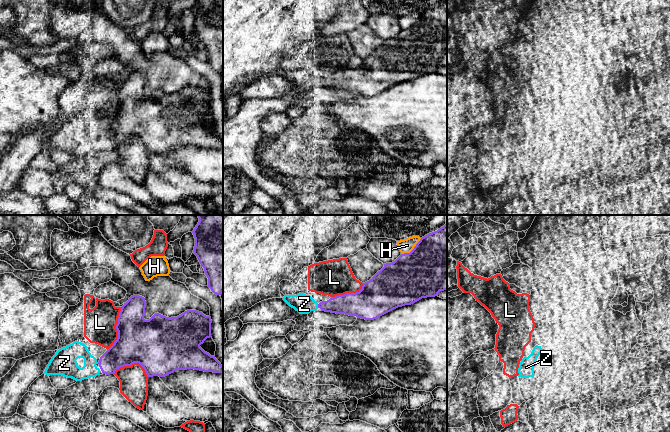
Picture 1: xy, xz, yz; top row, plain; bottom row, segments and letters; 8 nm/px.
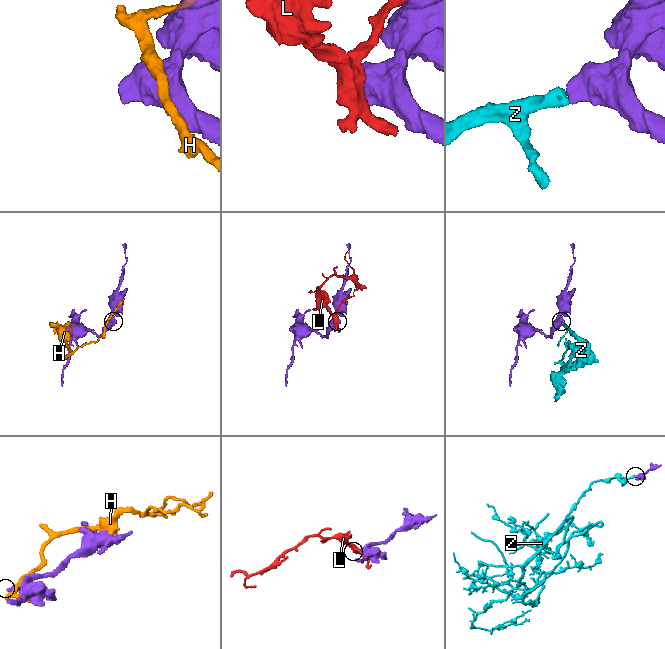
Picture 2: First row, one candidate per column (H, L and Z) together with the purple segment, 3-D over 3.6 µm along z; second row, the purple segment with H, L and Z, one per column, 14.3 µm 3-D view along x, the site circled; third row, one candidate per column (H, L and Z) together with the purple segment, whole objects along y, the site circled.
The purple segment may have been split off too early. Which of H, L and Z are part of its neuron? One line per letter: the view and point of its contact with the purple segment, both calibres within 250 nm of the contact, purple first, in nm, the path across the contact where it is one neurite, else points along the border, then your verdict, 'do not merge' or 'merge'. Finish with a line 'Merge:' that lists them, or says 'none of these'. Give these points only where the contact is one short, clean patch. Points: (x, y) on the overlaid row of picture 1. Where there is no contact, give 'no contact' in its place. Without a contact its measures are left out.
H: meets purple in xz at (413, 249); 480 nm thick on the purple side, 110 nm on the other; do not merge
L: meets purple in xy at (116, 328); 360 nm thick on the purple side, 260 nm on the other; do not merge
Z: meets purple in xz at (318, 306); 180 nm thick on the purple side, 160 nm on the other; merge
Merge: Z

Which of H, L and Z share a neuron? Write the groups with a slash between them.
H / L / Z

